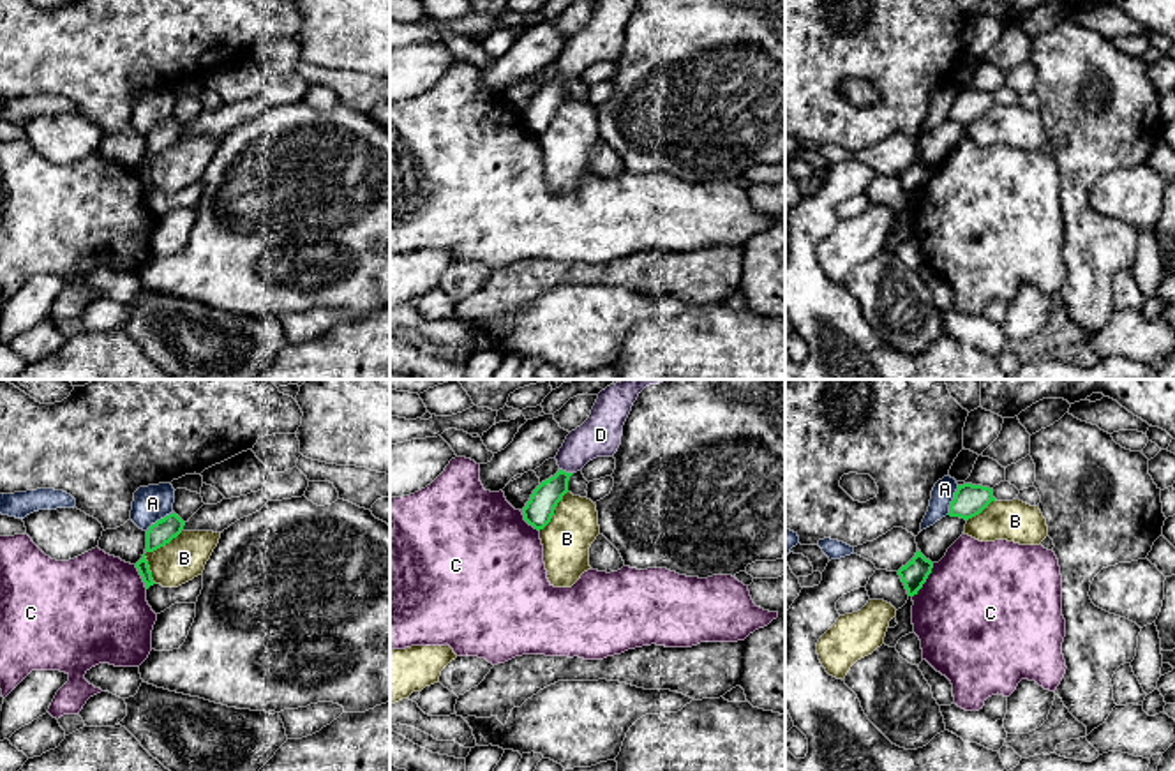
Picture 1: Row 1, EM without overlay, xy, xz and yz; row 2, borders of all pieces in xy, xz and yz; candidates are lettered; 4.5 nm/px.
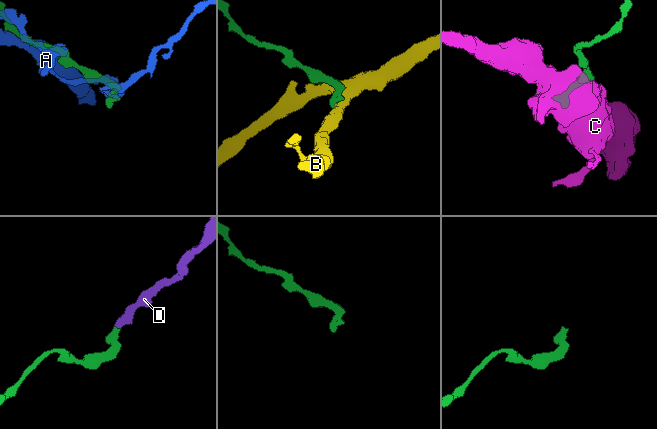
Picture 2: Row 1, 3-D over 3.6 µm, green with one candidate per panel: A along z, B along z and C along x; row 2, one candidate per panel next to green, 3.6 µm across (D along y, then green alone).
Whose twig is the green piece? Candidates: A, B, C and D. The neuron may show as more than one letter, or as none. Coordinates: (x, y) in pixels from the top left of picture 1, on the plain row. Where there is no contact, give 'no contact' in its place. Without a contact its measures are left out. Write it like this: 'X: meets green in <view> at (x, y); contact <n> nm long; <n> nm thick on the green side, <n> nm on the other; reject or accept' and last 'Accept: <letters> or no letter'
A: meets green in yz at (953, 104); contact 150 nm long; 150 nm thick on the green side, 100 nm on the other; reject
B: meets green in xy at (149, 156); contact 280 nm long; 110 nm thick on the green side, 200 nm on the other; reject
C: meets green in yz at (925, 186); contact 190 nm long; 120 nm thick on the green side, 500 nm on the other; reject
D: meets green in xz at (565, 76); contact 70 nm long; 140 nm thick on the green side, 190 nm on the other; accept
Accept: D

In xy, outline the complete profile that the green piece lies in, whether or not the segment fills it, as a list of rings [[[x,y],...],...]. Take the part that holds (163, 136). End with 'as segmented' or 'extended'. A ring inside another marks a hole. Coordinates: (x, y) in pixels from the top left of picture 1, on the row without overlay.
[[[175,116],[152,129],[146,136],[145,159],[153,157],[169,148],[182,138],[183,131],[185,127]]] | as segmented

